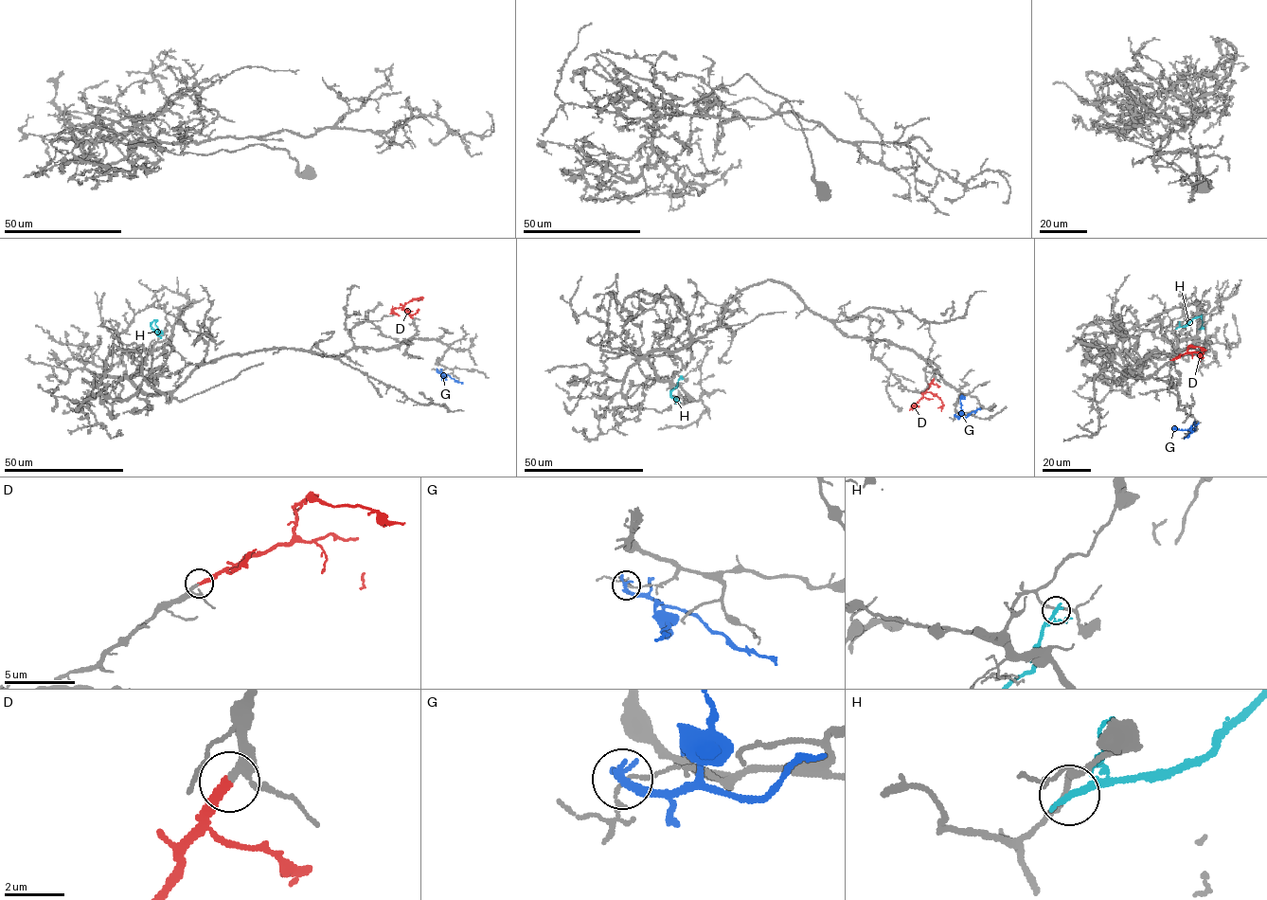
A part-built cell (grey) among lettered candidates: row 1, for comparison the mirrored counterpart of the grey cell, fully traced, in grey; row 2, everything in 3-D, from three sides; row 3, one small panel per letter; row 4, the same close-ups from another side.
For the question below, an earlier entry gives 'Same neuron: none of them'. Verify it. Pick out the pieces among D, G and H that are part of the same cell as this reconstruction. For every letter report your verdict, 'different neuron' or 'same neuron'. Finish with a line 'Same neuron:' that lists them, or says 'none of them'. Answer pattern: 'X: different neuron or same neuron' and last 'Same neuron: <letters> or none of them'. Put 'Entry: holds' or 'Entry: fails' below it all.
D: same neuron
G: different neuron
H: different neuron
Same neuron: D
Entry: fails

